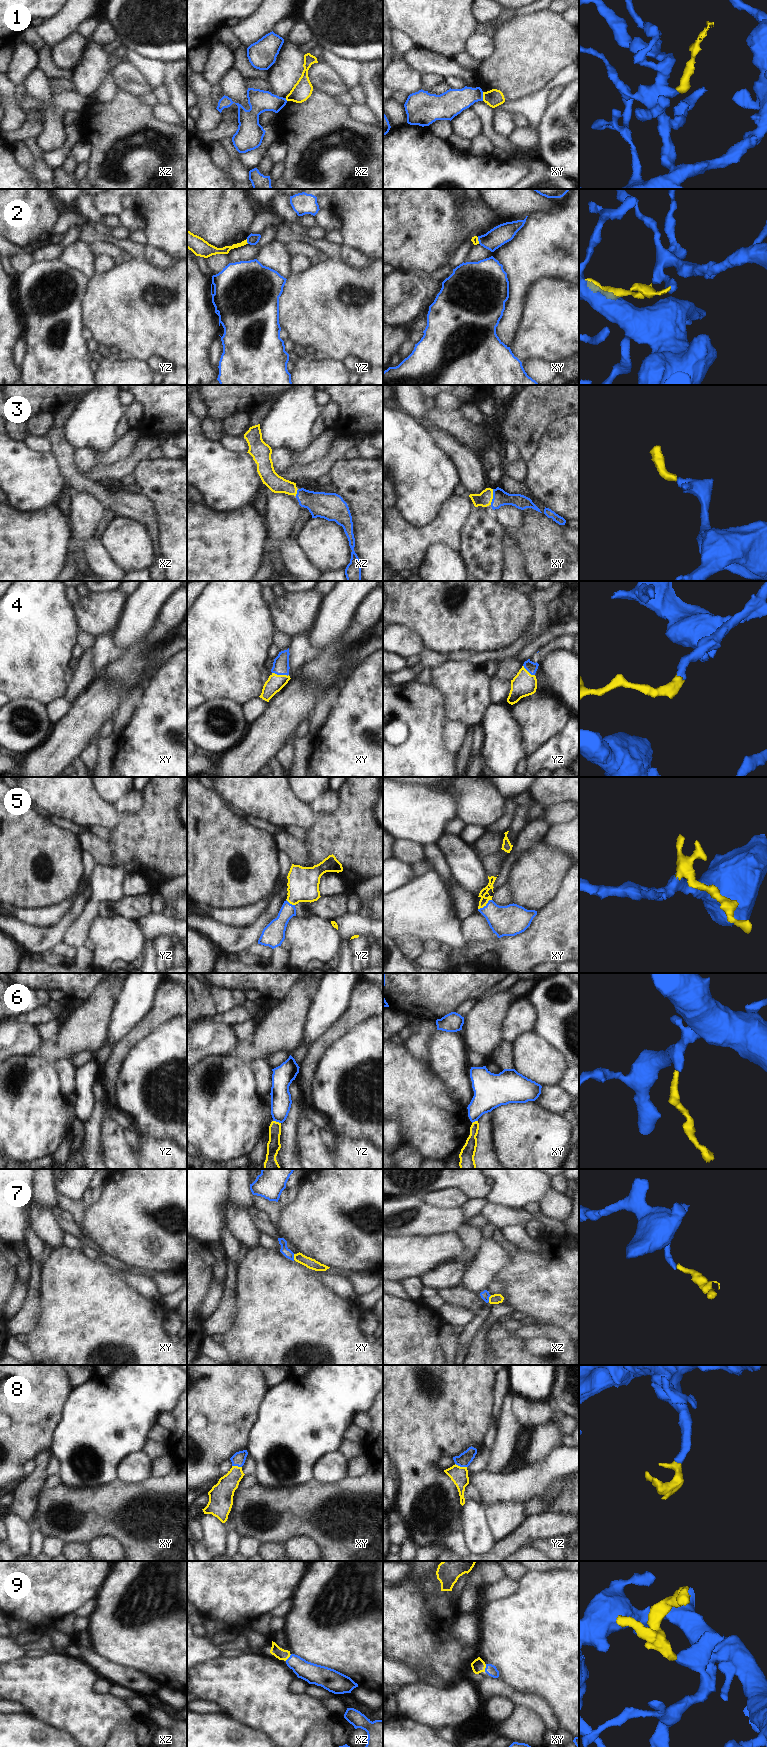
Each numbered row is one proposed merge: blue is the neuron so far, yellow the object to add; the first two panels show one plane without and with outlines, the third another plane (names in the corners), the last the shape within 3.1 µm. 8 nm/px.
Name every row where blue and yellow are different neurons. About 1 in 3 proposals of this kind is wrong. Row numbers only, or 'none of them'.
1, 2, 6, 7.

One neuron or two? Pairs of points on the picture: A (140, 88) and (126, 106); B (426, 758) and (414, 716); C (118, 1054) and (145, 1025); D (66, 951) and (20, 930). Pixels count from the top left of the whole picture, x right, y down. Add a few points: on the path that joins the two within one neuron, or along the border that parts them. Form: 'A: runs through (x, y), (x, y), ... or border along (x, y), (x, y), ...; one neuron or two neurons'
A: border along (117, 87), (138, 96); two neurons
B: runs through (425, 748), (424, 726); one neuron
C: runs through (123, 1047), (138, 1032); one neuron
D: border along (61, 942), (50, 951); two neurons

